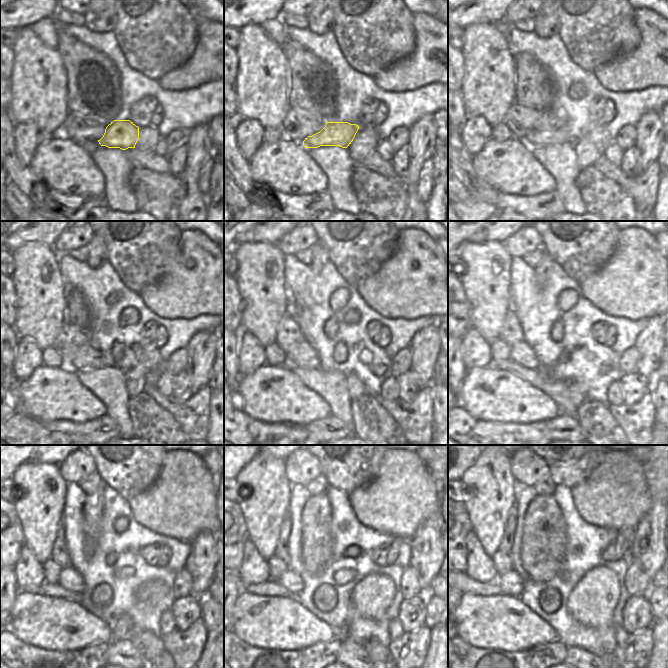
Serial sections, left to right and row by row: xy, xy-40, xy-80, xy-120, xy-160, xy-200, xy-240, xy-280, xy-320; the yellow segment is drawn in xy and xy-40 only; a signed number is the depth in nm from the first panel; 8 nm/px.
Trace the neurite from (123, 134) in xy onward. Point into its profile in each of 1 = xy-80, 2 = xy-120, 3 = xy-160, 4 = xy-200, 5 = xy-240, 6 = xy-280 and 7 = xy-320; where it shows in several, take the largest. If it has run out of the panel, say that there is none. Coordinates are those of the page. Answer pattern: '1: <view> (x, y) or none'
1: xy-80 (544, 134)
2: xy-120 (87, 357)
3: xy-160 (303, 356)
4: xy-200 (522, 354)
5: xy-240 (69, 578)
6: xy-280 (290, 580)
7: xy-320 (510, 582)

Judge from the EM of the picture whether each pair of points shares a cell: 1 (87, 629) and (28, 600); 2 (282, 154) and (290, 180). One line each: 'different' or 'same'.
1: same
2: same

